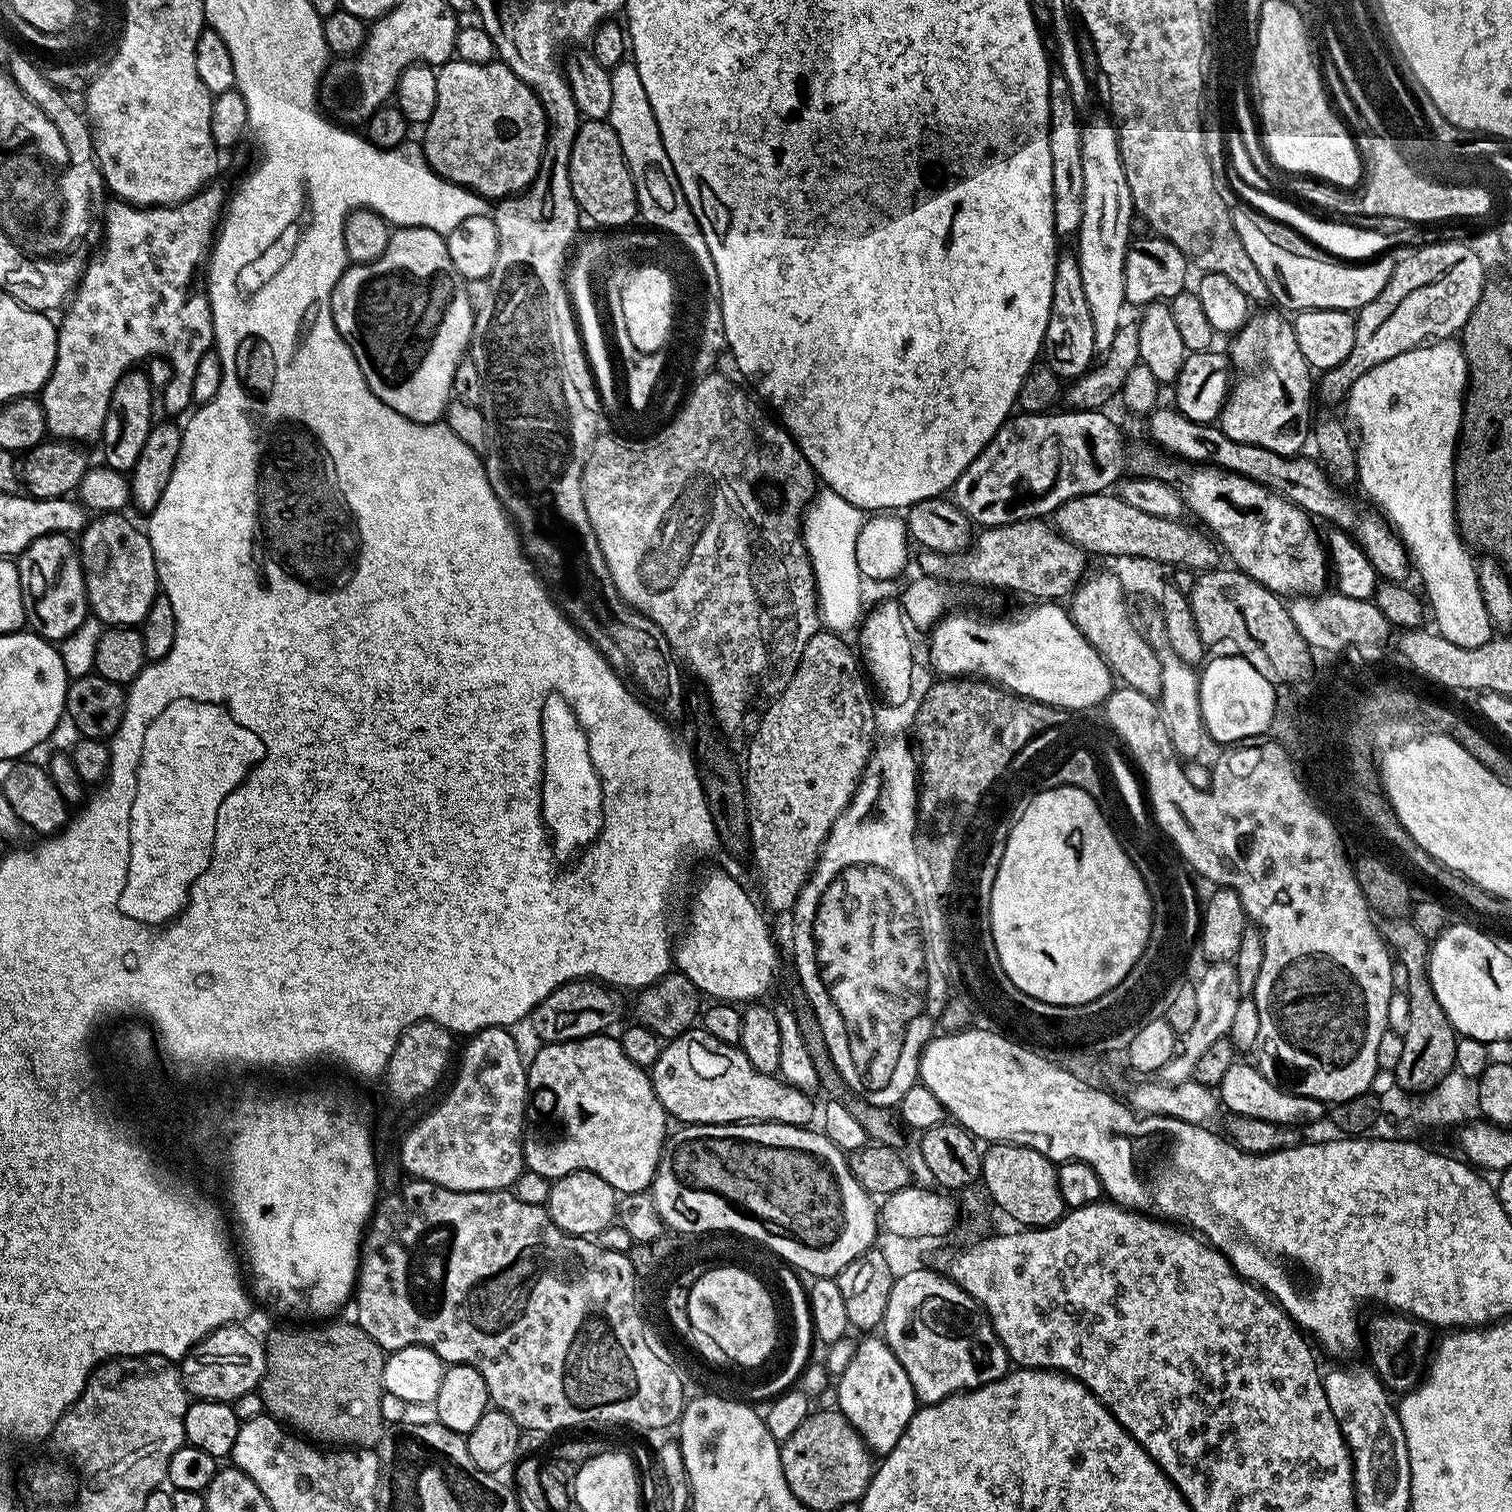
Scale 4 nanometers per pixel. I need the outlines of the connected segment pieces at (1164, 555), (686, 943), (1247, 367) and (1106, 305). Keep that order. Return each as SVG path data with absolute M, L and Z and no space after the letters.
M1112 492L1075 496L1074 499L1068 499L1054 513L1054 526L1057 532L1068 541L1074 542L1089 555L1100 554L1108 556L1108 558L1136 555L1150 559L1155 564L1180 565L1200 574L1215 571L1221 565L1219 564L1220 556L1222 560L1221 551L1216 547L1215 541L1205 531L1202 531L1202 533L1184 523L1185 521L1182 520L1172 520L1146 514L1138 508L1133 508L1118 494Z
M712 872L700 884L692 905L688 908L688 925L684 928L684 937L674 944L674 964L679 972L705 997L716 1002L760 1002L772 988L772 979L776 976L776 967L780 960L776 957L778 945L773 929L768 929L762 913L756 909L748 892L732 876L724 872Z
M1275 311L1249 315L1248 321L1231 337L1230 364L1234 369L1234 383L1219 414L1218 427L1224 431L1226 438L1234 438L1234 442L1246 442L1274 450L1274 454L1294 456L1303 453L1304 443L1308 444L1310 440L1308 415L1314 405L1314 372L1298 348L1292 320L1284 317L1287 315L1283 311Z
M1104 118L1104 120L1092 120L1083 125L1084 133L1082 134L1082 171L1086 181L1086 194L1084 195L1084 202L1082 206L1082 226L1076 236L1076 253L1079 258L1079 269L1082 270L1082 286L1085 287L1087 302L1090 307L1091 321L1094 324L1094 344L1096 356L1103 358L1111 352L1113 348L1114 336L1123 321L1122 310L1126 308L1127 300L1125 298L1125 258L1128 253L1128 246L1132 235L1132 216L1134 220L1134 209L1132 206L1132 195L1130 194L1130 182L1126 182L1126 170L1122 166L1122 154L1120 153L1120 143L1116 137L1116 125L1112 123L1111 119Z

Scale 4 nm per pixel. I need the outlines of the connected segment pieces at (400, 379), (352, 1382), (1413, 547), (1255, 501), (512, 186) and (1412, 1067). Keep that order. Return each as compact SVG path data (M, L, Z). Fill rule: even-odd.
M396 228L390 238L390 246L386 246L386 252L382 254L382 258L378 258L376 262L370 262L369 264L349 264L345 268L342 278L338 278L338 282L332 291L332 317L338 334L342 334L346 346L350 346L354 358L366 378L368 389L383 404L398 410L398 414L402 414L419 424L435 424L447 413L448 405L453 399L454 374L458 370L460 361L465 359L472 343L476 313L472 311L470 306L467 283L460 277L458 270L454 270L454 262L450 262L450 250L446 250L446 239L441 233L429 228Z
M336 1318L317 1324L320 1324L317 1328L276 1328L263 1341L265 1372L258 1391L264 1411L309 1441L324 1446L375 1449L386 1431L382 1418L385 1393L382 1370L386 1353L355 1322L343 1324L340 1318Z
M1452 338L1437 339L1368 370L1349 390L1346 407L1360 431L1356 448L1358 484L1364 487L1365 494L1377 504L1373 505L1395 528L1396 535L1408 550L1415 571L1416 568L1420 571L1420 580L1428 591L1426 600L1430 612L1436 615L1435 631L1454 642L1454 646L1477 648L1493 639L1494 625L1486 604L1482 602L1476 573L1477 561L1472 560L1468 553L1471 552L1469 545L1460 539L1456 527L1454 465L1467 386L1468 360L1463 347Z
M1147 446L1148 448L1136 448L1132 452L1132 468L1137 477L1152 477L1154 479L1161 480L1166 484L1173 485L1177 492L1180 493L1181 498L1184 500L1185 507L1190 511L1194 512L1206 525L1204 525L1213 537L1219 542L1219 545L1223 548L1228 556L1233 560L1235 567L1239 571L1244 572L1250 578L1254 578L1262 586L1266 586L1272 592L1275 592L1277 596L1281 598L1293 598L1300 596L1315 596L1317 594L1323 593L1326 586L1324 583L1329 583L1330 580L1330 561L1329 555L1326 551L1325 541L1322 536L1316 533L1316 528L1312 523L1314 523L1313 517L1309 513L1305 512L1303 508L1300 508L1296 504L1292 504L1284 496L1280 496L1277 492L1272 492L1266 486L1262 486L1258 482L1254 482L1250 478L1245 476L1239 476L1237 472L1227 472L1224 468L1218 468L1211 464L1193 464L1191 462L1185 462L1171 454L1165 454L1159 447Z
M453 58L439 65L438 102L423 129L428 165L442 178L485 198L507 198L524 191L536 177L548 123L532 87L502 62L475 64Z
M1396 918L1383 925L1382 935L1389 949L1398 954L1399 967L1400 964L1404 967L1404 976L1408 979L1408 1029L1404 1032L1404 1045L1400 1048L1394 1080L1408 1094L1424 1094L1455 1069L1454 1050L1458 1033L1450 1018L1446 1018L1446 1010L1438 1006L1438 998L1434 998L1434 990L1430 986L1429 940L1422 938L1422 934L1418 934L1418 930L1414 930L1411 922L1404 918Z

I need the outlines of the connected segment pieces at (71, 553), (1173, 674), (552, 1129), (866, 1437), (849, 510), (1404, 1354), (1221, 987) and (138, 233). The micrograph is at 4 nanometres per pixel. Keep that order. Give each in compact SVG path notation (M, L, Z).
M51 532L34 541L18 557L22 602L27 627L37 636L59 642L65 640L89 616L88 595L80 549L71 535Z
M1152 608L1144 614L1144 635L1150 645L1157 649L1162 664L1162 688L1159 696L1160 710L1169 727L1172 745L1184 760L1194 760L1206 743L1205 724L1200 712L1199 675L1197 671L1180 660L1166 643L1165 622L1159 609Z
M612 1034L588 1036L584 1040L567 1040L561 1044L544 1044L541 1049L526 1068L530 1093L530 1107L527 1109L524 1125L524 1163L527 1171L542 1174L549 1182L569 1176L571 1172L593 1172L606 1182L610 1182L610 1186L616 1189L617 1193L648 1192L651 1189L660 1156L664 1153L665 1139L670 1132L670 1127L668 1128L670 1117L664 1111L662 1102L658 1102L658 1094L654 1094L651 1075L634 1062L630 1062L630 1058L626 1058L619 1039Z
M869 1335L859 1341L849 1365L839 1373L834 1387L840 1413L852 1423L868 1450L880 1458L888 1456L890 1450L898 1446L898 1438L902 1438L904 1427L918 1407L916 1392L910 1378L906 1378L906 1370L902 1370L902 1362L898 1362L879 1335Z
M821 487L817 491L802 513L804 548L808 551L808 557L812 563L812 573L816 579L820 618L823 627L829 632L848 634L848 631L852 627L853 631L862 620L862 611L860 612L860 584L862 585L862 577L856 561L856 547L858 546L858 534L862 530L865 519L865 513L858 506L846 502L846 498L842 498L842 494L834 494L825 487Z
M1391 1310L1381 1311L1381 1316L1367 1317L1362 1328L1362 1344L1368 1347L1368 1360L1373 1372L1392 1394L1411 1392L1422 1379L1430 1349L1434 1344L1433 1329L1429 1325Z
M1211 963L1197 979L1195 994L1197 995L1197 1020L1193 1029L1184 1037L1180 1051L1175 1054L1166 1067L1160 1071L1160 1078L1167 1084L1181 1084L1192 1079L1194 1066L1202 1058L1203 1052L1211 1043L1223 1039L1230 1031L1234 1015L1242 995L1239 992L1237 974L1233 963Z
M217 186L203 188L200 192L194 193L190 198L186 198L181 204L162 204L155 208L146 208L135 204L125 204L122 200L113 199L105 207L102 215L102 228L104 226L104 245L100 252L92 256L92 261L83 265L79 281L70 297L70 303L63 309L64 317L58 320L56 330L56 361L52 367L50 378L38 393L38 399L42 410L46 414L46 426L48 436L57 440L70 440L85 442L84 440L101 439L106 414L110 410L110 398L114 394L114 386L118 378L122 378L124 372L131 372L137 367L136 356L164 356L174 366L174 378L172 387L163 393L164 408L170 414L180 414L187 407L193 405L192 396L194 388L194 374L198 371L198 361L202 354L206 354L213 347L214 326L212 325L212 311L208 301L208 286L206 283L206 269L208 267L208 254L212 251L212 241L216 239L216 233L220 227L220 222L226 207L226 192Z

